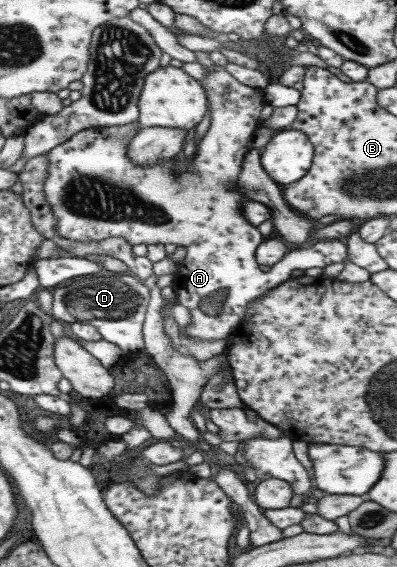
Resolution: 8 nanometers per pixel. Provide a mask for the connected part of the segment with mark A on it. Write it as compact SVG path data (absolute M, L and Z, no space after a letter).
M193 50L195 56L195 62L201 64L207 69L207 75L201 84L204 86L204 91L206 92L207 104L210 109L210 123L203 137L199 140L196 145L196 151L192 154L190 163L182 163L183 157L180 158L178 173L174 175L172 173L172 167L174 166L174 157L170 159L149 165L144 167L139 166L130 161L127 156L127 145L138 129L141 127L137 121L130 122L129 124L124 124L123 126L108 126L108 127L91 127L85 130L80 130L70 136L65 142L54 146L51 150L46 152L44 156L47 161L46 166L46 177L43 181L43 194L45 197L45 203L51 207L53 216L56 222L56 234L59 238L66 238L67 240L73 240L75 242L87 242L103 240L104 238L109 238L113 236L121 237L126 240L129 244L135 246L135 244L175 244L175 246L182 246L185 249L185 256L180 260L178 265L178 271L173 277L171 285L175 288L176 302L181 306L187 308L192 318L192 322L184 328L184 333L195 340L219 340L220 338L225 339L230 333L230 330L237 326L237 323L243 318L245 314L246 306L249 302L257 300L262 294L265 294L268 290L279 286L282 282L285 282L289 278L291 270L307 270L307 268L325 268L330 264L343 263L346 260L346 246L341 243L338 239L322 239L317 241L315 244L311 245L309 248L298 248L284 254L284 258L275 262L273 266L270 267L270 273L263 272L259 269L257 261L254 259L254 252L256 246L260 243L263 237L257 231L257 227L253 226L244 217L243 211L241 211L241 205L248 202L247 196L243 195L239 190L237 190L236 174L240 172L242 167L243 157L246 152L251 148L252 138L254 137L255 130L261 124L261 119L259 118L259 112L261 108L267 103L262 95L262 89L254 89L250 86L245 86L240 82L237 82L229 73L227 73L223 67L214 65L209 60L209 52L204 50Z

